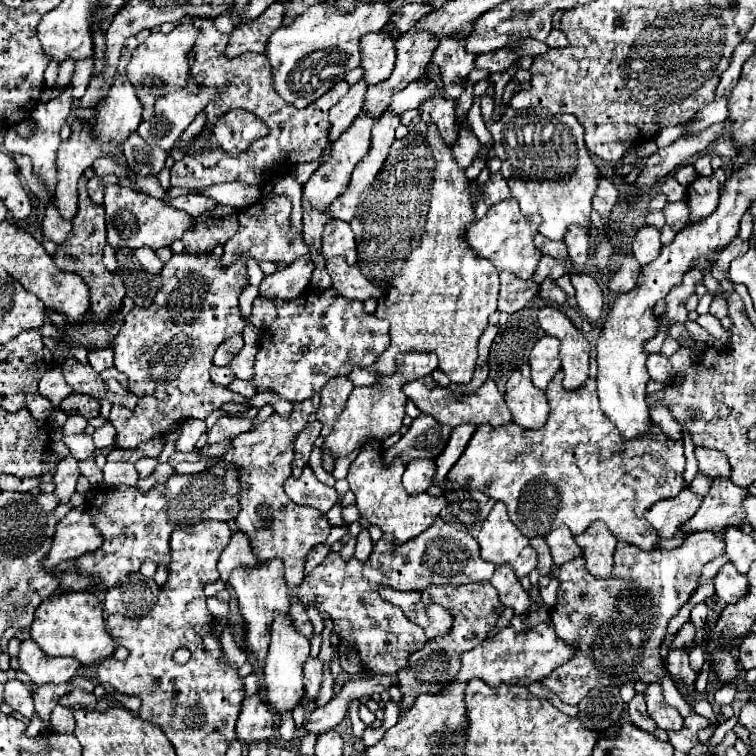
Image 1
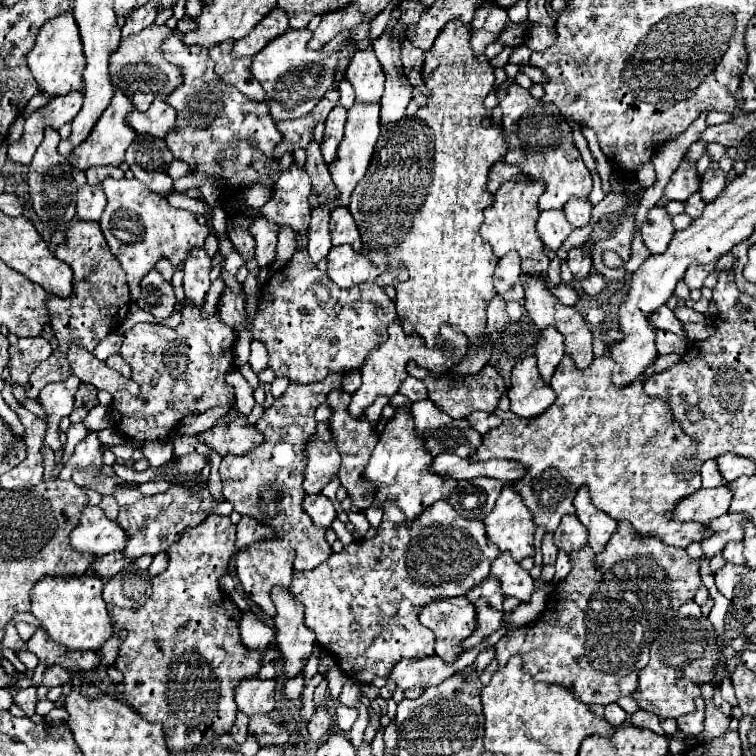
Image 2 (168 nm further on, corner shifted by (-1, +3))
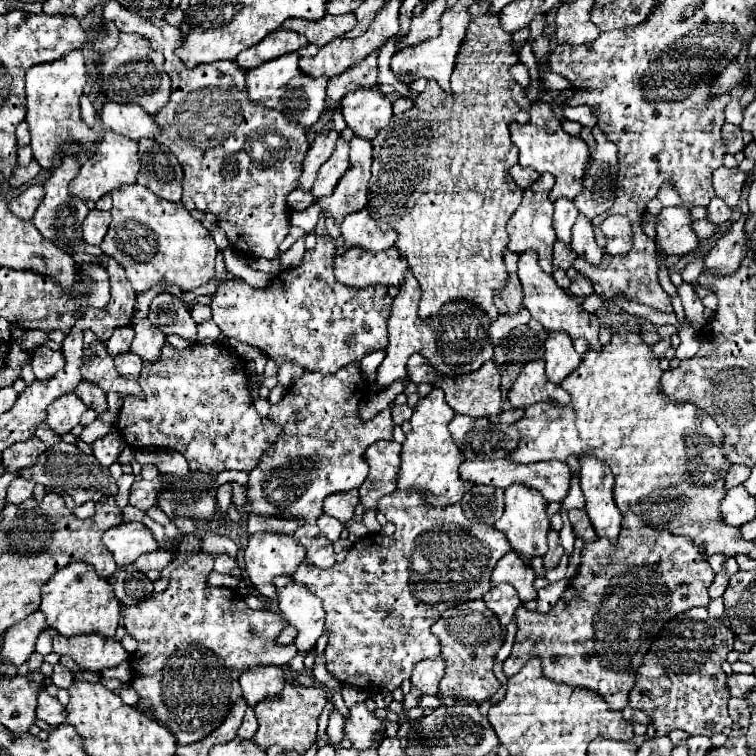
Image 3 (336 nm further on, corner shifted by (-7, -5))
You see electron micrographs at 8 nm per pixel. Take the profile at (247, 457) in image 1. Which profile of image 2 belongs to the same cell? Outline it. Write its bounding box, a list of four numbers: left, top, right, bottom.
[220,374,342,570]

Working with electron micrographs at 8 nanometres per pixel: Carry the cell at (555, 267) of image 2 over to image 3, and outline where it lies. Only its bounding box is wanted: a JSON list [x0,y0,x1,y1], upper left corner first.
[554,240,576,270]

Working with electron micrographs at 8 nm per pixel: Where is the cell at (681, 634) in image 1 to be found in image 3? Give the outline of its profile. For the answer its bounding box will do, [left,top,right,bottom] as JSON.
[630,608,734,736]

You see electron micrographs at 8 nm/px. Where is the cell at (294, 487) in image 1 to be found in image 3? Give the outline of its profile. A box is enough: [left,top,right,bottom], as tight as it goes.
[318,514,344,542]

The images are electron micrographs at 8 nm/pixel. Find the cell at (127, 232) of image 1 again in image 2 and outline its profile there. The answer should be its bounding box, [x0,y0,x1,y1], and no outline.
[100,178,208,300]

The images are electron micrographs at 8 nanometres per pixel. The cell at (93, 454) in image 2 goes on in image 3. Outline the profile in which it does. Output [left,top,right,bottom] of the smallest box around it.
[92,432,126,468]

